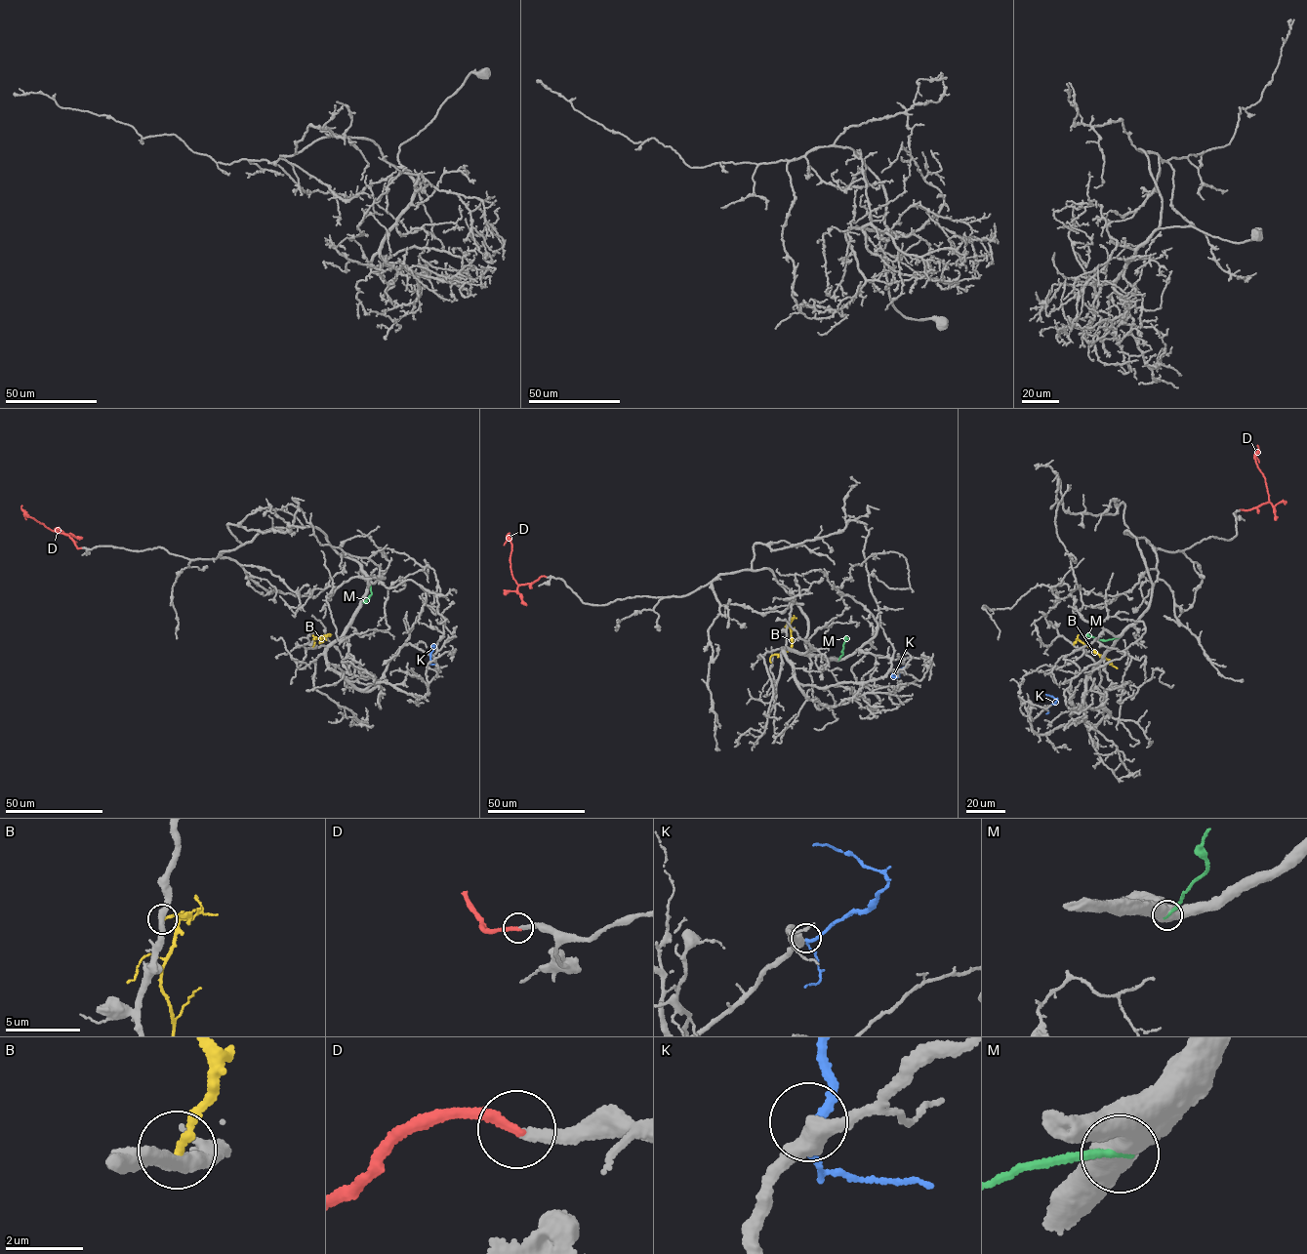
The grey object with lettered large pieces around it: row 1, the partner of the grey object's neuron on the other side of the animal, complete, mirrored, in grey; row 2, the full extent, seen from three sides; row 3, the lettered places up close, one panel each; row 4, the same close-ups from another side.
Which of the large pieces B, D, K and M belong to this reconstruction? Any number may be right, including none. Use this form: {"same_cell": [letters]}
{"same_cell": ["D", "K"]}

